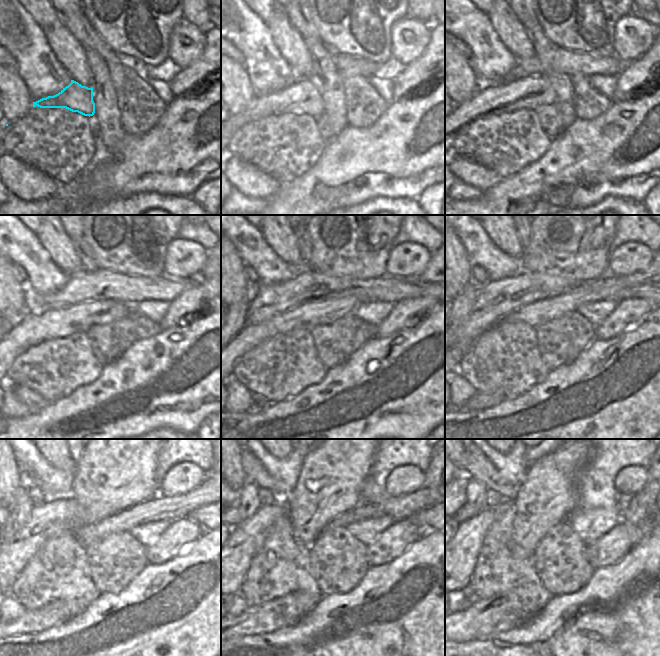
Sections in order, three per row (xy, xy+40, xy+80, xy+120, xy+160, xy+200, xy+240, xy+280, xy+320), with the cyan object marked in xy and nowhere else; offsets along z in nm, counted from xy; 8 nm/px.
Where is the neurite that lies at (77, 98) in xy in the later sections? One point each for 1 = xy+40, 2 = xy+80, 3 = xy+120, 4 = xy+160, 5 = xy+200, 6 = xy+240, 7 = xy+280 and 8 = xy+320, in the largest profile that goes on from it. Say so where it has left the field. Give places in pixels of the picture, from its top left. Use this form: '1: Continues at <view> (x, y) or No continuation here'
1: Continues at xy+40 (303, 96)
2: Continues at xy+80 (528, 93)
3: Continues at xy+120 (31, 330)
4: Continues at xy+160 (307, 315)
5: Continues at xy+200 (603, 288)
6: Continues at xy+240 (154, 509)
7: Continues at xy+280 (399, 508)
8: Continues at xy+320 (624, 502).

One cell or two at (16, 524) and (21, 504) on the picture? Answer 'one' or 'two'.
one

